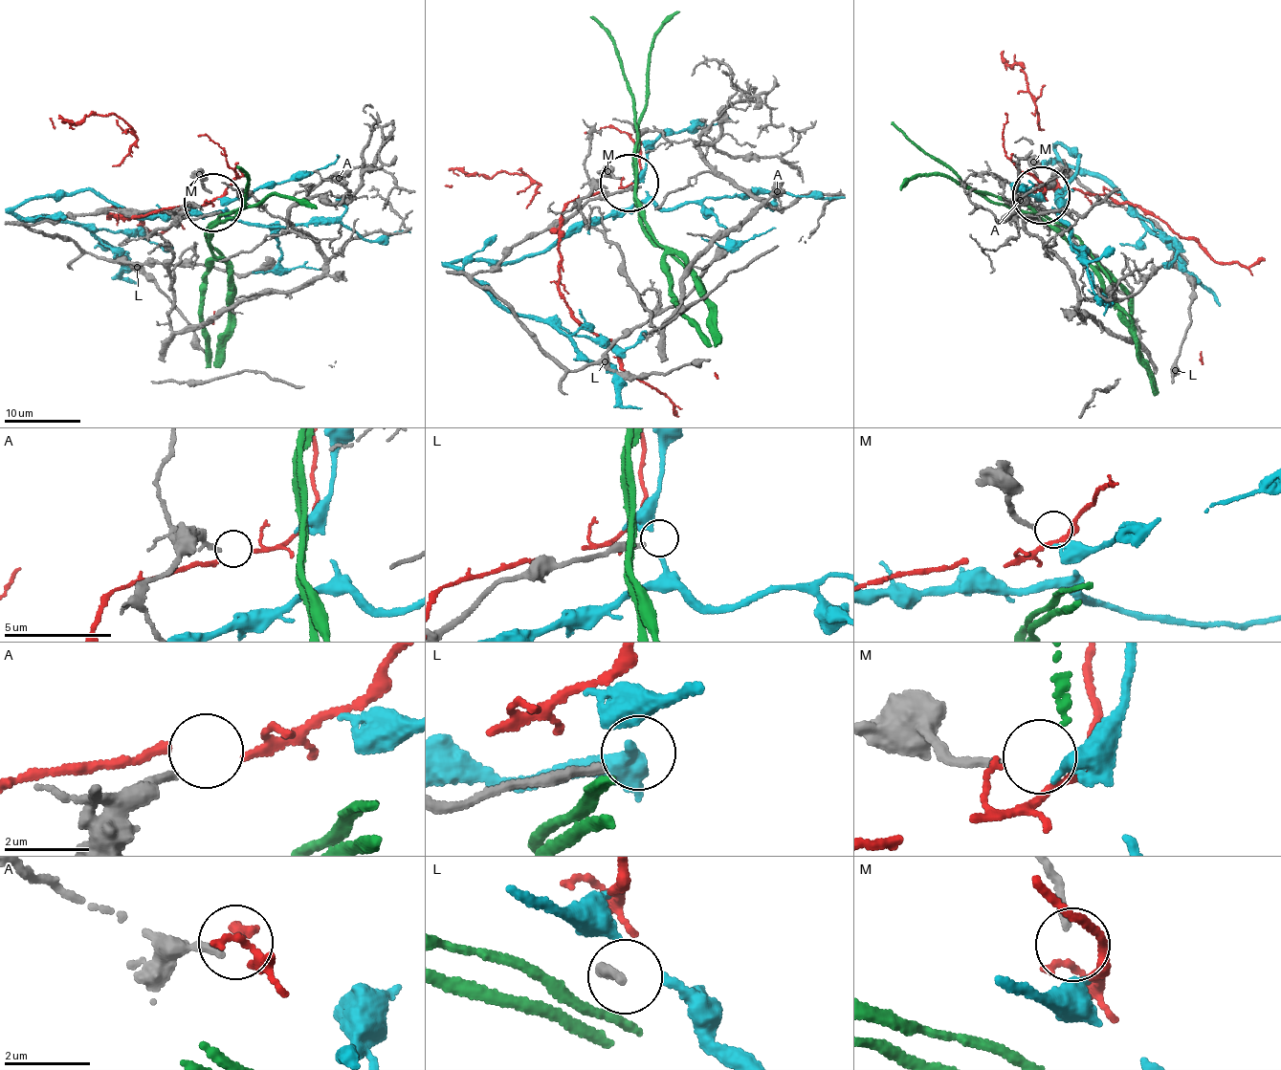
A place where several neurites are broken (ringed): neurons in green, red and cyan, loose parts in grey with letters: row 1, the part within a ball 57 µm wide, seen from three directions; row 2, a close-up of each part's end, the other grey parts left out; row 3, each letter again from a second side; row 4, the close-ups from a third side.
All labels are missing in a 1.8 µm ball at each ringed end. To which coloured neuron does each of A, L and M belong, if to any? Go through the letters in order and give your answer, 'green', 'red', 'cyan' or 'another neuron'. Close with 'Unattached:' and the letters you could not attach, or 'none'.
A: another neuron
L: another neuron
M: another neuron
Unattached: A, L, M

